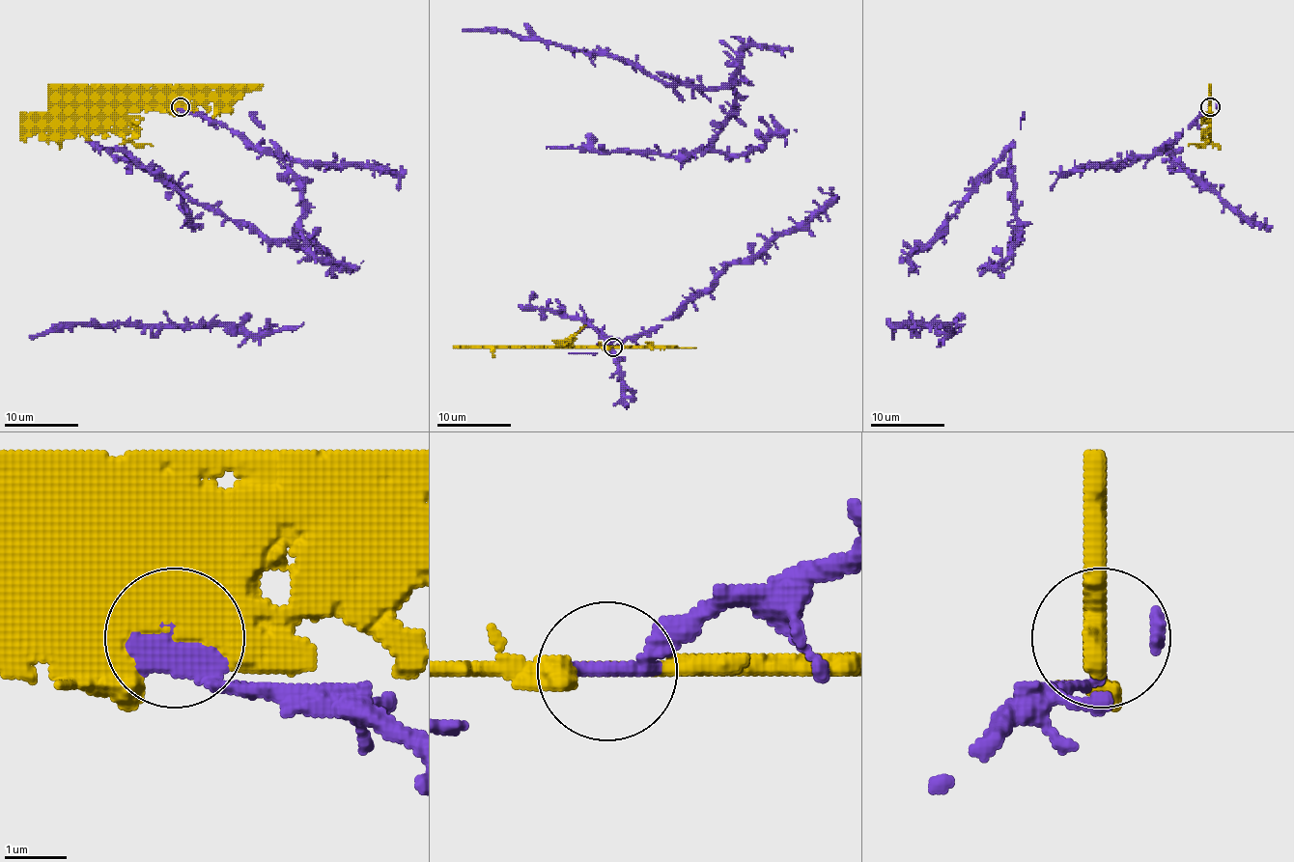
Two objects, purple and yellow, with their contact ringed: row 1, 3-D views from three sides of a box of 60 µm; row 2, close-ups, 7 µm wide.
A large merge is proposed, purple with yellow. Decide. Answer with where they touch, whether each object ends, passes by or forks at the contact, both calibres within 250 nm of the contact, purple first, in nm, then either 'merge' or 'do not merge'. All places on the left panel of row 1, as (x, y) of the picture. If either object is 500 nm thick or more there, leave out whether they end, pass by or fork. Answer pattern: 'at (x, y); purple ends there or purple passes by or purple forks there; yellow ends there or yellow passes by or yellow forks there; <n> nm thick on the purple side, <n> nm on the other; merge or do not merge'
at (180, 107); 480 nm thick on the purple side, 600 nm on the other; do not merge

